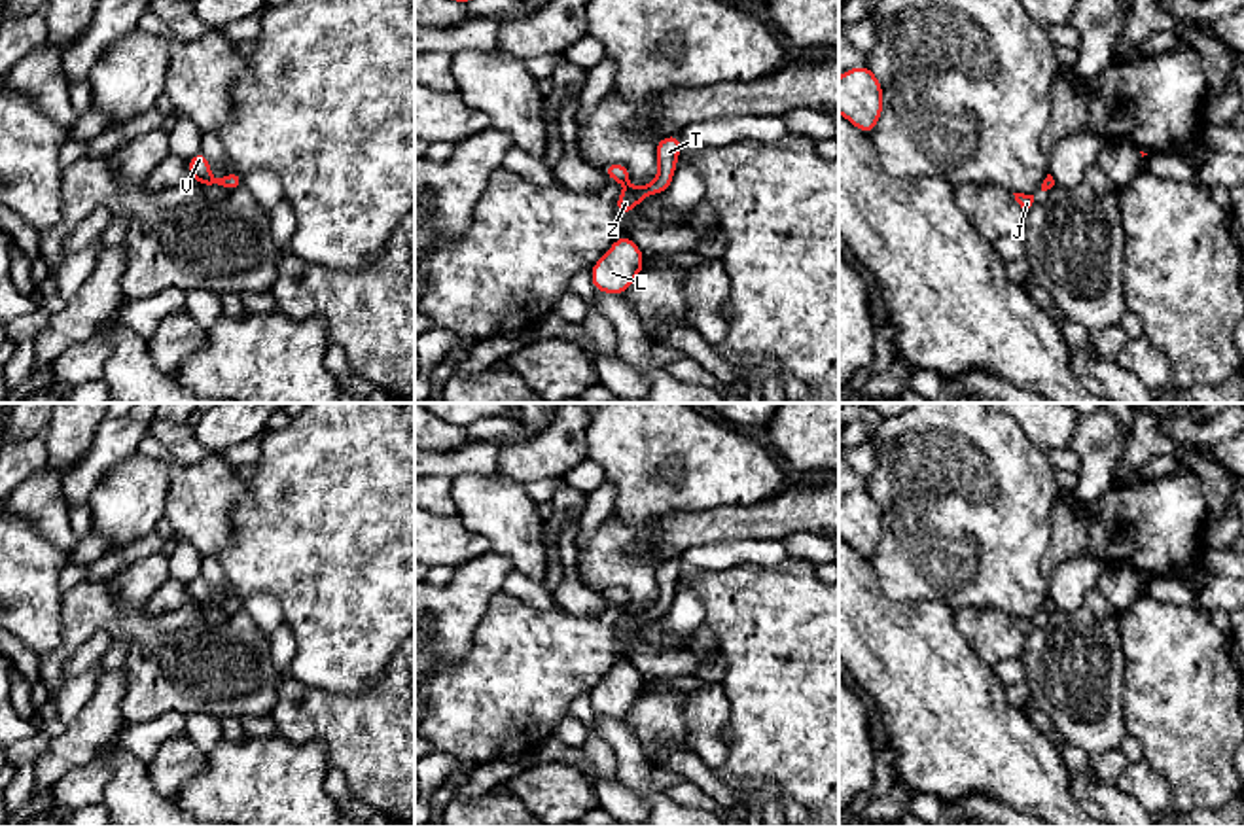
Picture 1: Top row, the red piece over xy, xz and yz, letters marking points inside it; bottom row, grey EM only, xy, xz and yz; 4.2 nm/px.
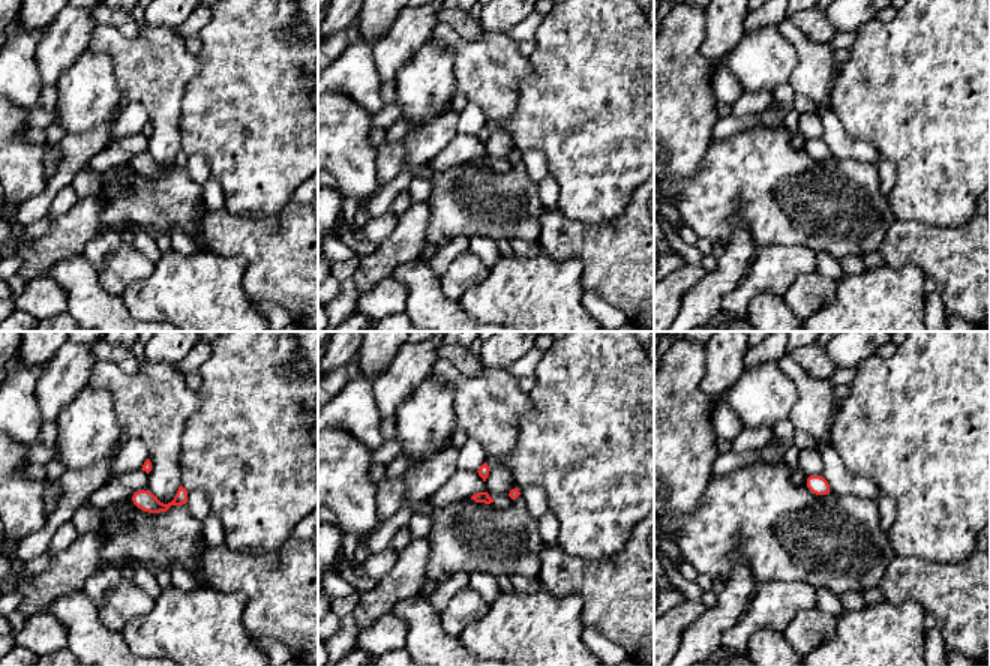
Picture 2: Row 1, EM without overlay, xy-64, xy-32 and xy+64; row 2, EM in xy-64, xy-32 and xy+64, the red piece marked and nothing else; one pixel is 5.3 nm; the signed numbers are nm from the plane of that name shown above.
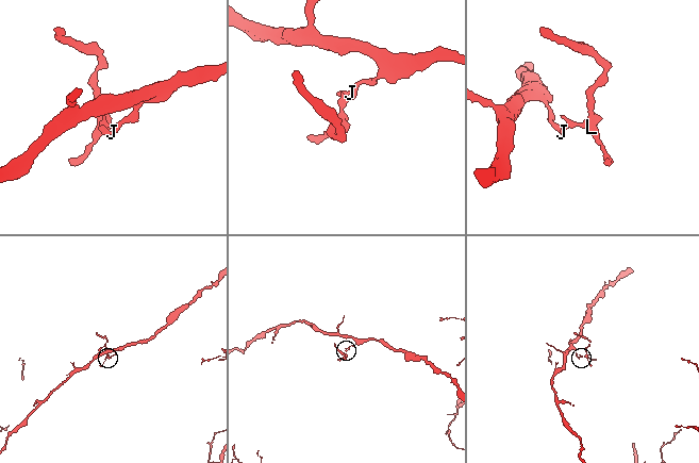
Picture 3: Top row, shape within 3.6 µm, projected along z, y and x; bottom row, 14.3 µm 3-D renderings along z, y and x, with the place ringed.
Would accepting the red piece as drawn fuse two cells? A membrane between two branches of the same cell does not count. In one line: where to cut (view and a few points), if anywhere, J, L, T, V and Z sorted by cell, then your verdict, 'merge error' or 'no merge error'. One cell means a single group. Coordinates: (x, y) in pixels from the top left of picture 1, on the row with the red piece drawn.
cut none; groups J L T V Z; no merge error

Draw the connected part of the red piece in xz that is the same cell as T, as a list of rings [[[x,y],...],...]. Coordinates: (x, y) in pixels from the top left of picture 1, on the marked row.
[[[672,134],[666,138],[659,138],[655,146],[655,157],[659,165],[659,172],[653,182],[648,185],[636,187],[631,185],[631,170],[623,163],[612,163],[602,167],[602,172],[617,184],[625,184],[627,187],[615,201],[615,208],[619,216],[627,216],[634,206],[638,206],[648,195],[665,193],[674,178],[674,170],[678,165],[682,134]]]

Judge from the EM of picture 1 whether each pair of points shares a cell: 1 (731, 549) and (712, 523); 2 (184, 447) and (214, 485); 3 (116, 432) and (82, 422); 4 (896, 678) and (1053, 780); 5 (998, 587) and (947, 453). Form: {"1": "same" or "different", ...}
{"1": "different", "2": "different", "3": "different", "4": "same", "5": "same"}

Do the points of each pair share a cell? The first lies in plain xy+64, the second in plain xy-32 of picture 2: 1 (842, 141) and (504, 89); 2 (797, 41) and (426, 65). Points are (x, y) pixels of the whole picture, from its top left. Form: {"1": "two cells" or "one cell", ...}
{"1": "two cells", "2": "two cells"}

